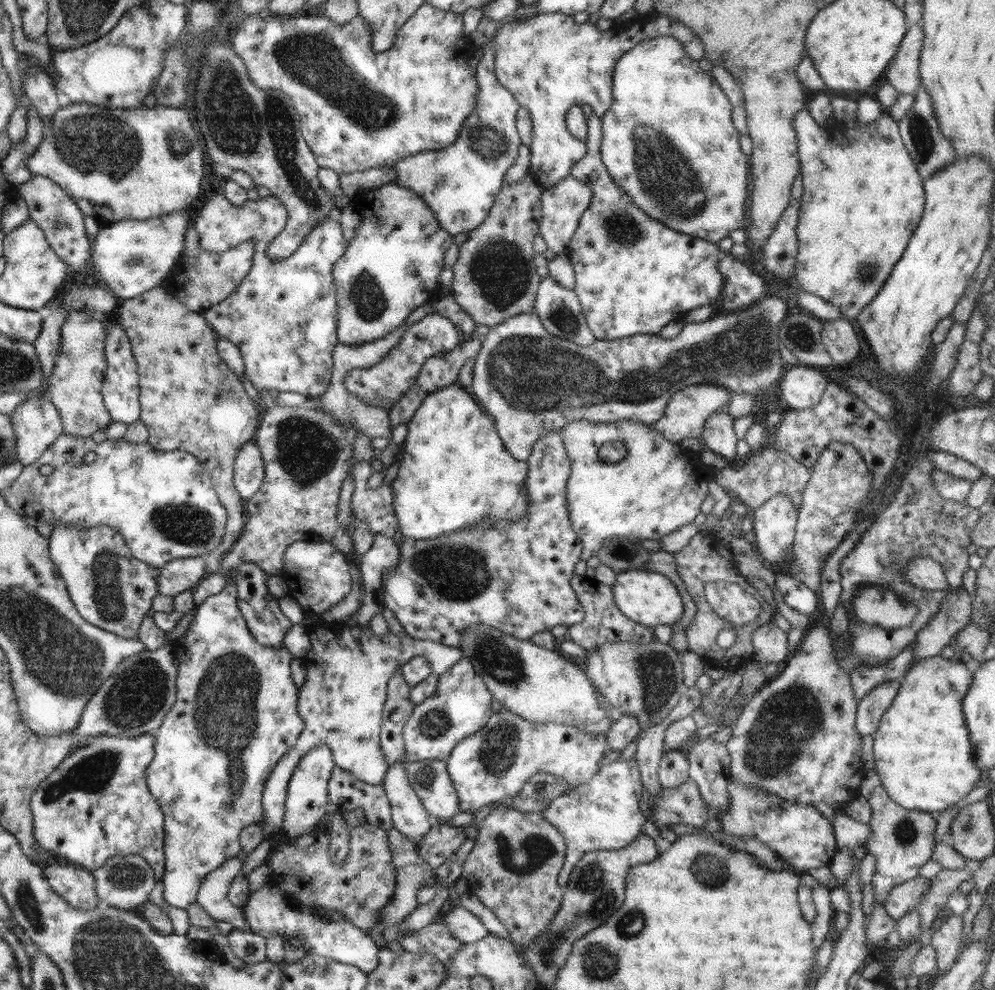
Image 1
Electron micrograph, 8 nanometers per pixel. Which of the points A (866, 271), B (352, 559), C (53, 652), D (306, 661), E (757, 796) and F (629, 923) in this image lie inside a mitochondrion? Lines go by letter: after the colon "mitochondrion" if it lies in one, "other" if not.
A: mitochondrion
B: other
C: mitochondrion
D: other
E: mitochondrion
F: mitochondrion

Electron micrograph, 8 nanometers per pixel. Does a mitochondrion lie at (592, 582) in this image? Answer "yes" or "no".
no

